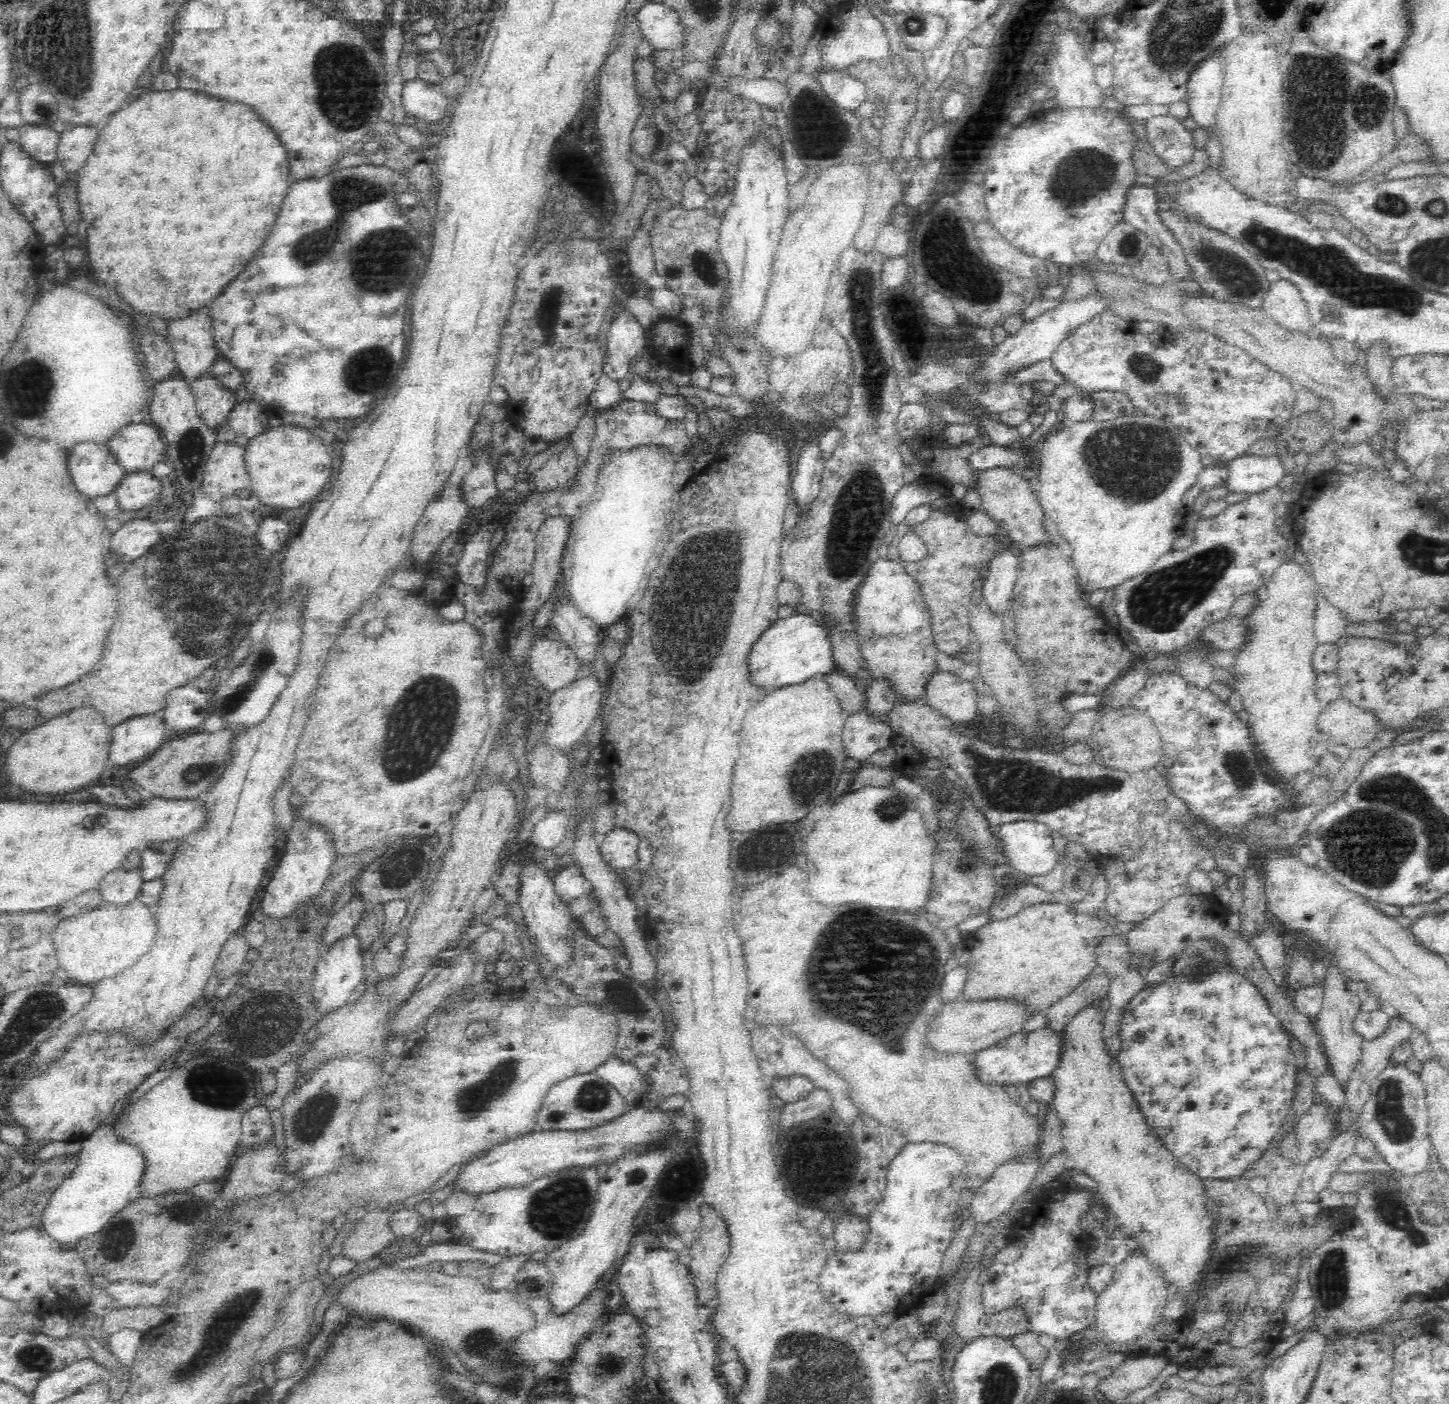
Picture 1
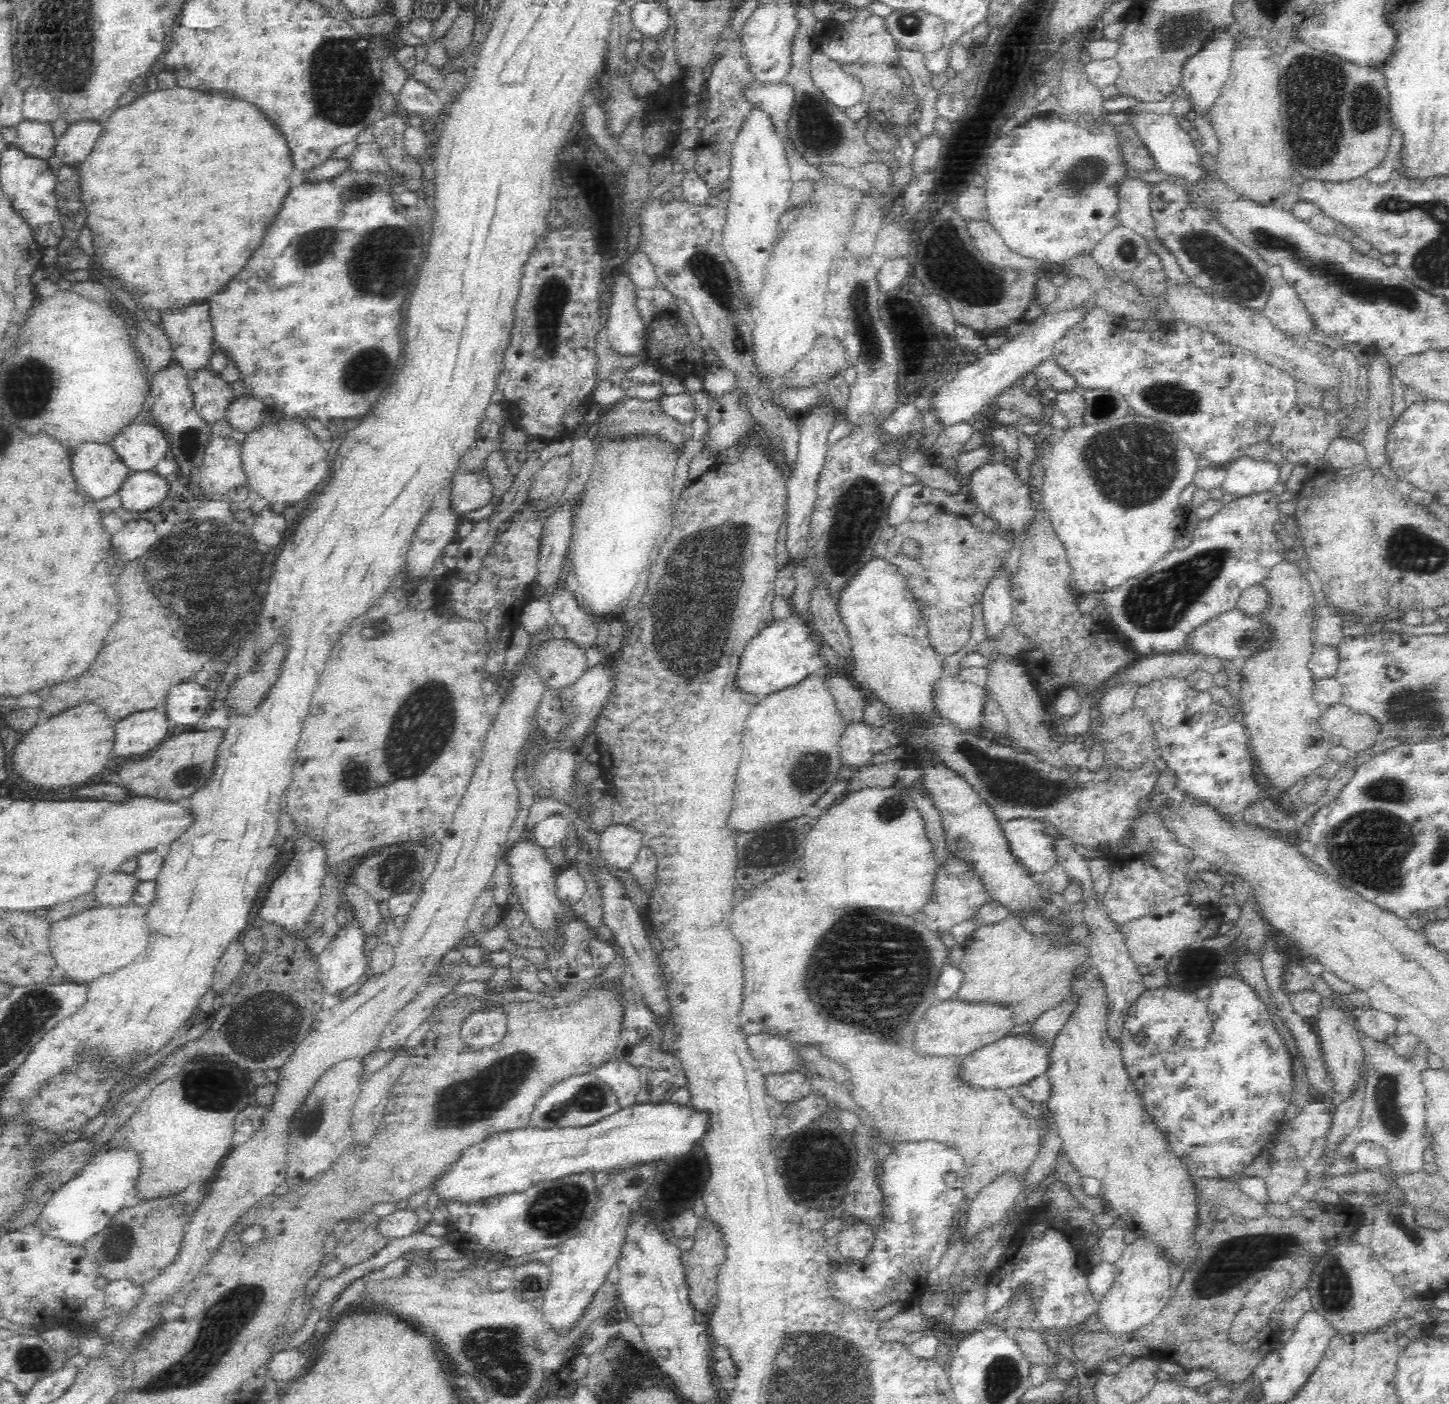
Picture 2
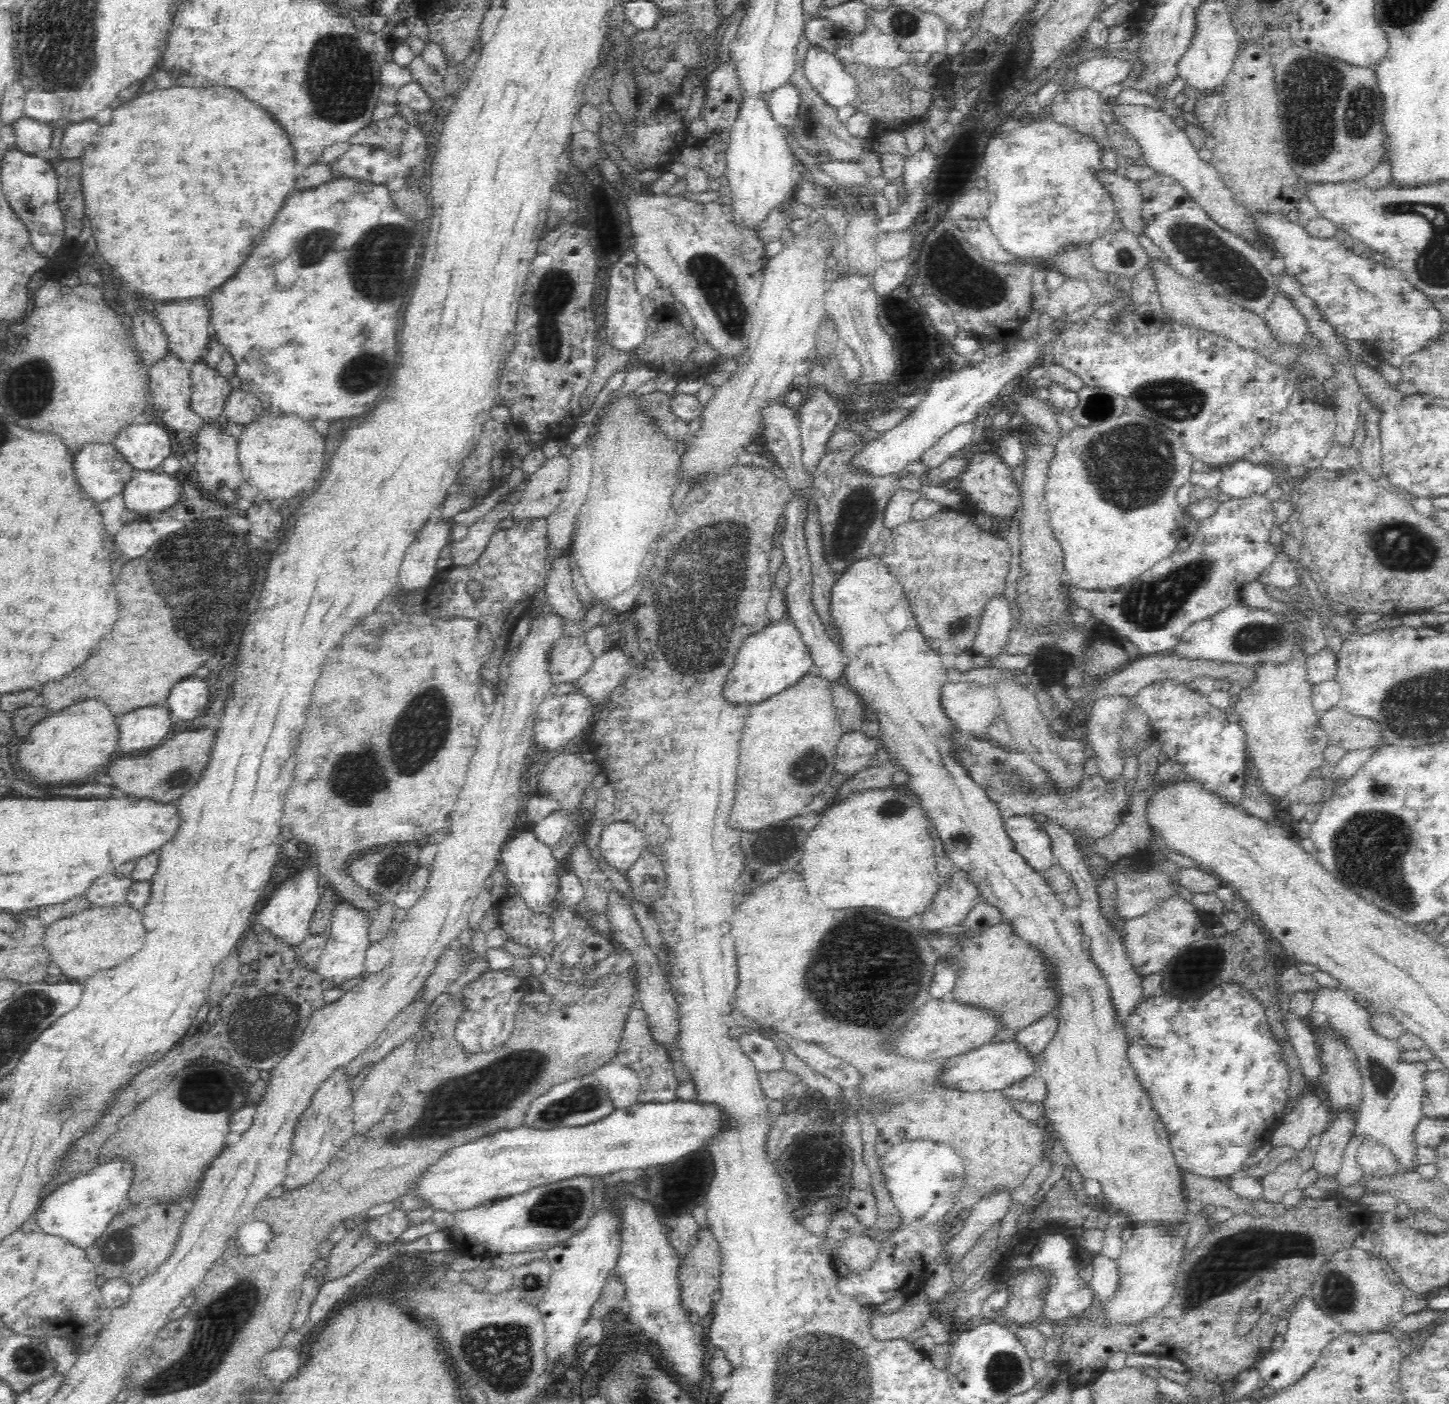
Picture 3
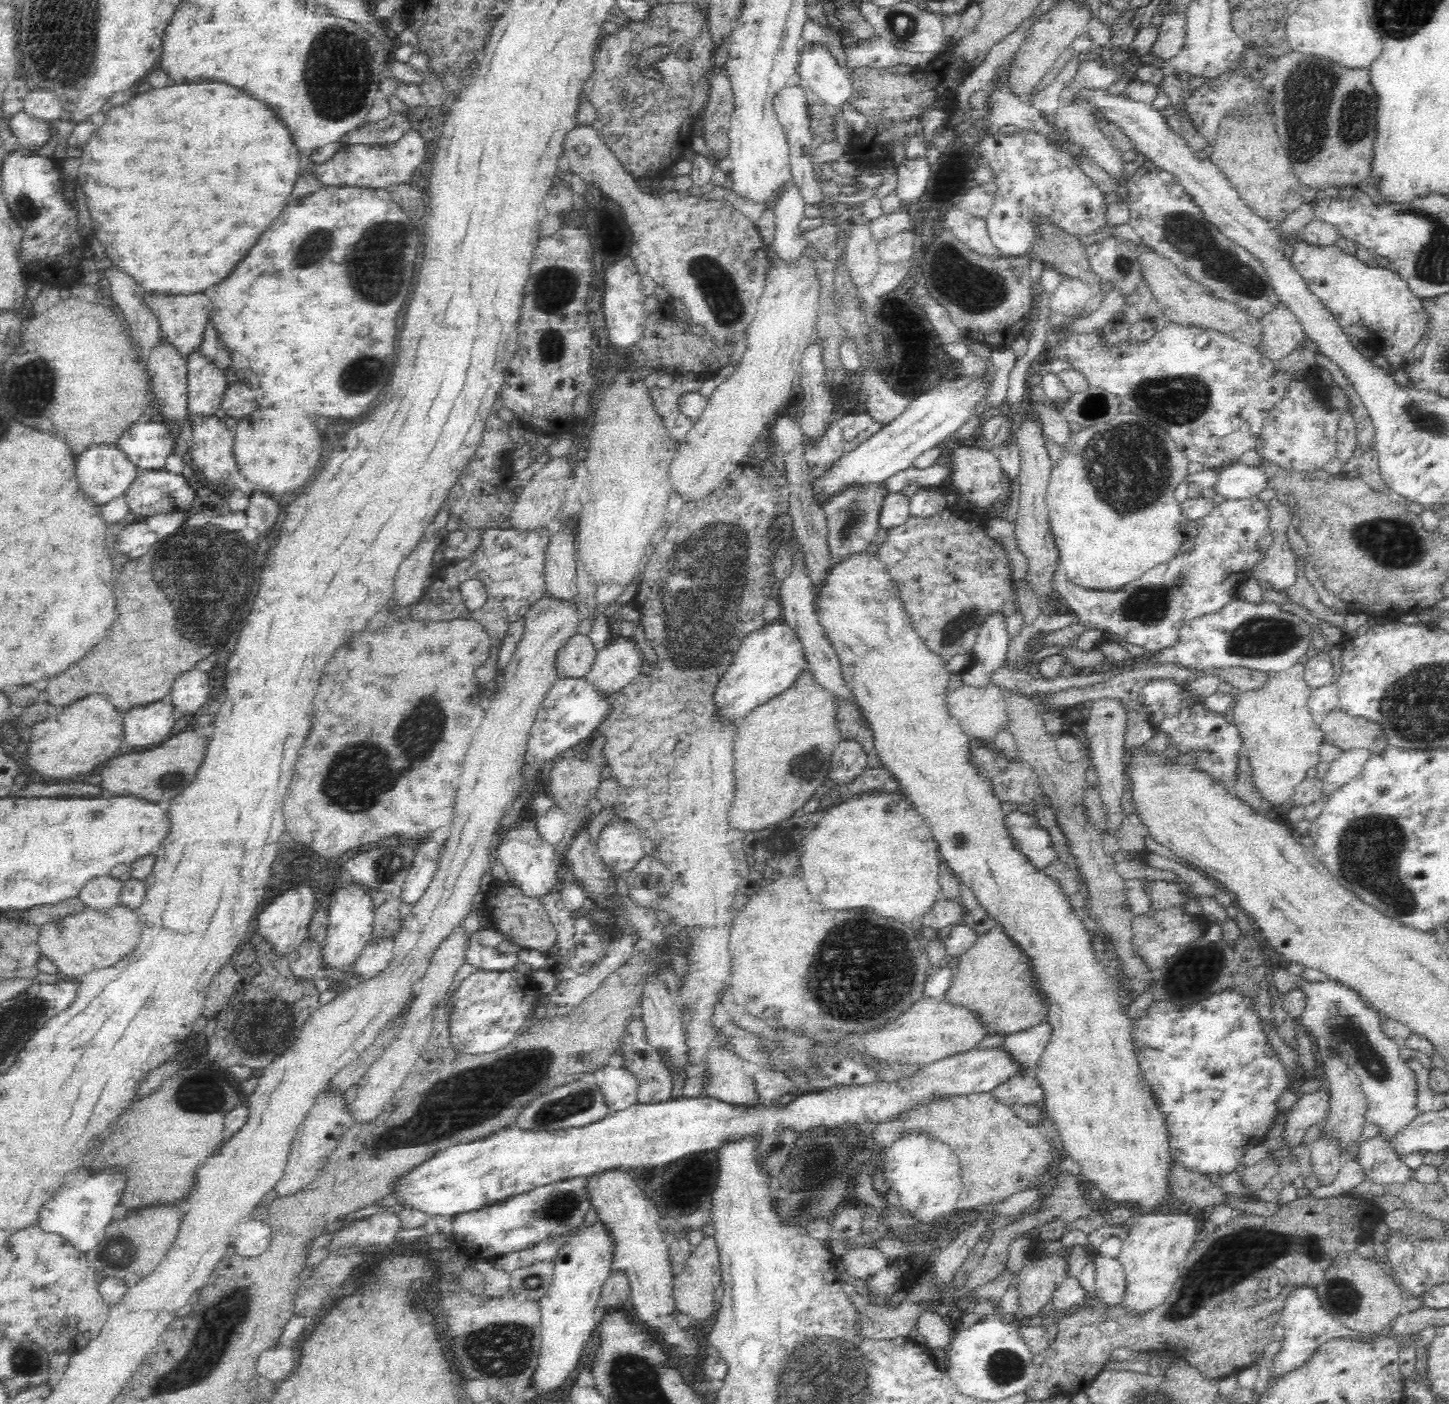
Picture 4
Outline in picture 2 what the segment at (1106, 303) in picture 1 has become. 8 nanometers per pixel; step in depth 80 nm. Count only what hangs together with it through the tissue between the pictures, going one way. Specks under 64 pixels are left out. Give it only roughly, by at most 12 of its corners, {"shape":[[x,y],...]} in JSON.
{"shape":[[1089,314],[1039,316],[933,391],[944,428],[968,422]]}

